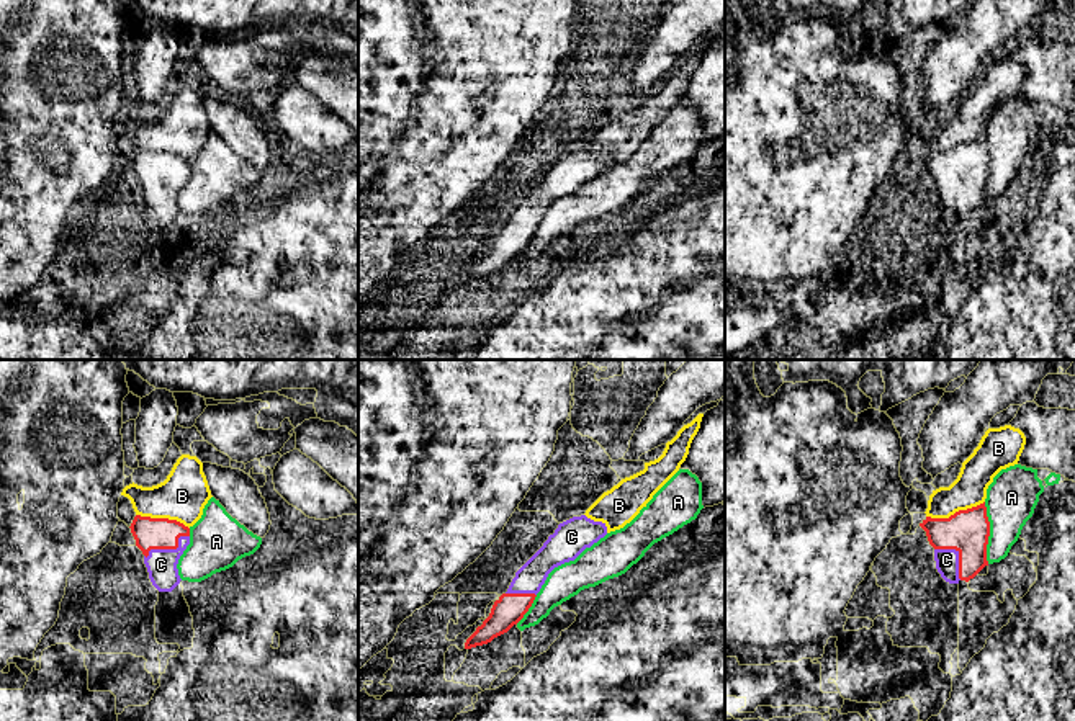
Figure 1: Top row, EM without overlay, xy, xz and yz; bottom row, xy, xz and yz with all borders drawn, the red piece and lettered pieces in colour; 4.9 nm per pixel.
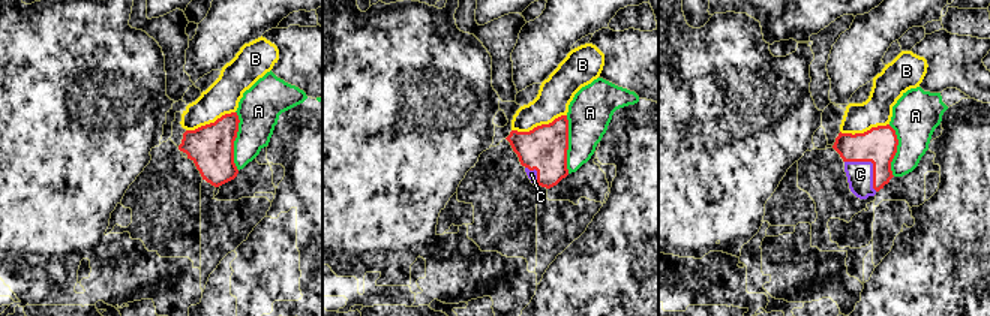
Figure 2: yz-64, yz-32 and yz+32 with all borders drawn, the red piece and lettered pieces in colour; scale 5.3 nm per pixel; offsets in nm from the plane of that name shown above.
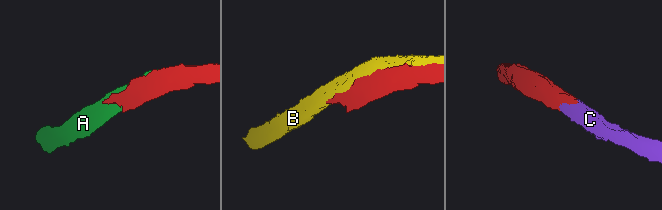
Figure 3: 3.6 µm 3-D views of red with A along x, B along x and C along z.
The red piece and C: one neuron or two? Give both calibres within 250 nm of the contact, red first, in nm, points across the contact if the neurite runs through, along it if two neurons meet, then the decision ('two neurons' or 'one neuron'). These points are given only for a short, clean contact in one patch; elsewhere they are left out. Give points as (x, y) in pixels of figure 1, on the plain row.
160 nm thick on the red side, 150 nm on the other; runs through xy (151, 167), (169, 182), (161, 190), (161, 198); one neuron

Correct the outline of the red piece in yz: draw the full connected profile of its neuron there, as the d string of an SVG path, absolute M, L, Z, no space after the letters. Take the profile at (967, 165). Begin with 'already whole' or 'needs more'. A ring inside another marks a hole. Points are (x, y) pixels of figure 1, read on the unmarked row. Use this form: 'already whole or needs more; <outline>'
needs more; M985 136L949 152L926 150L920 160L934 181L936 203L946 216L969 216L988 199L990 155Z

